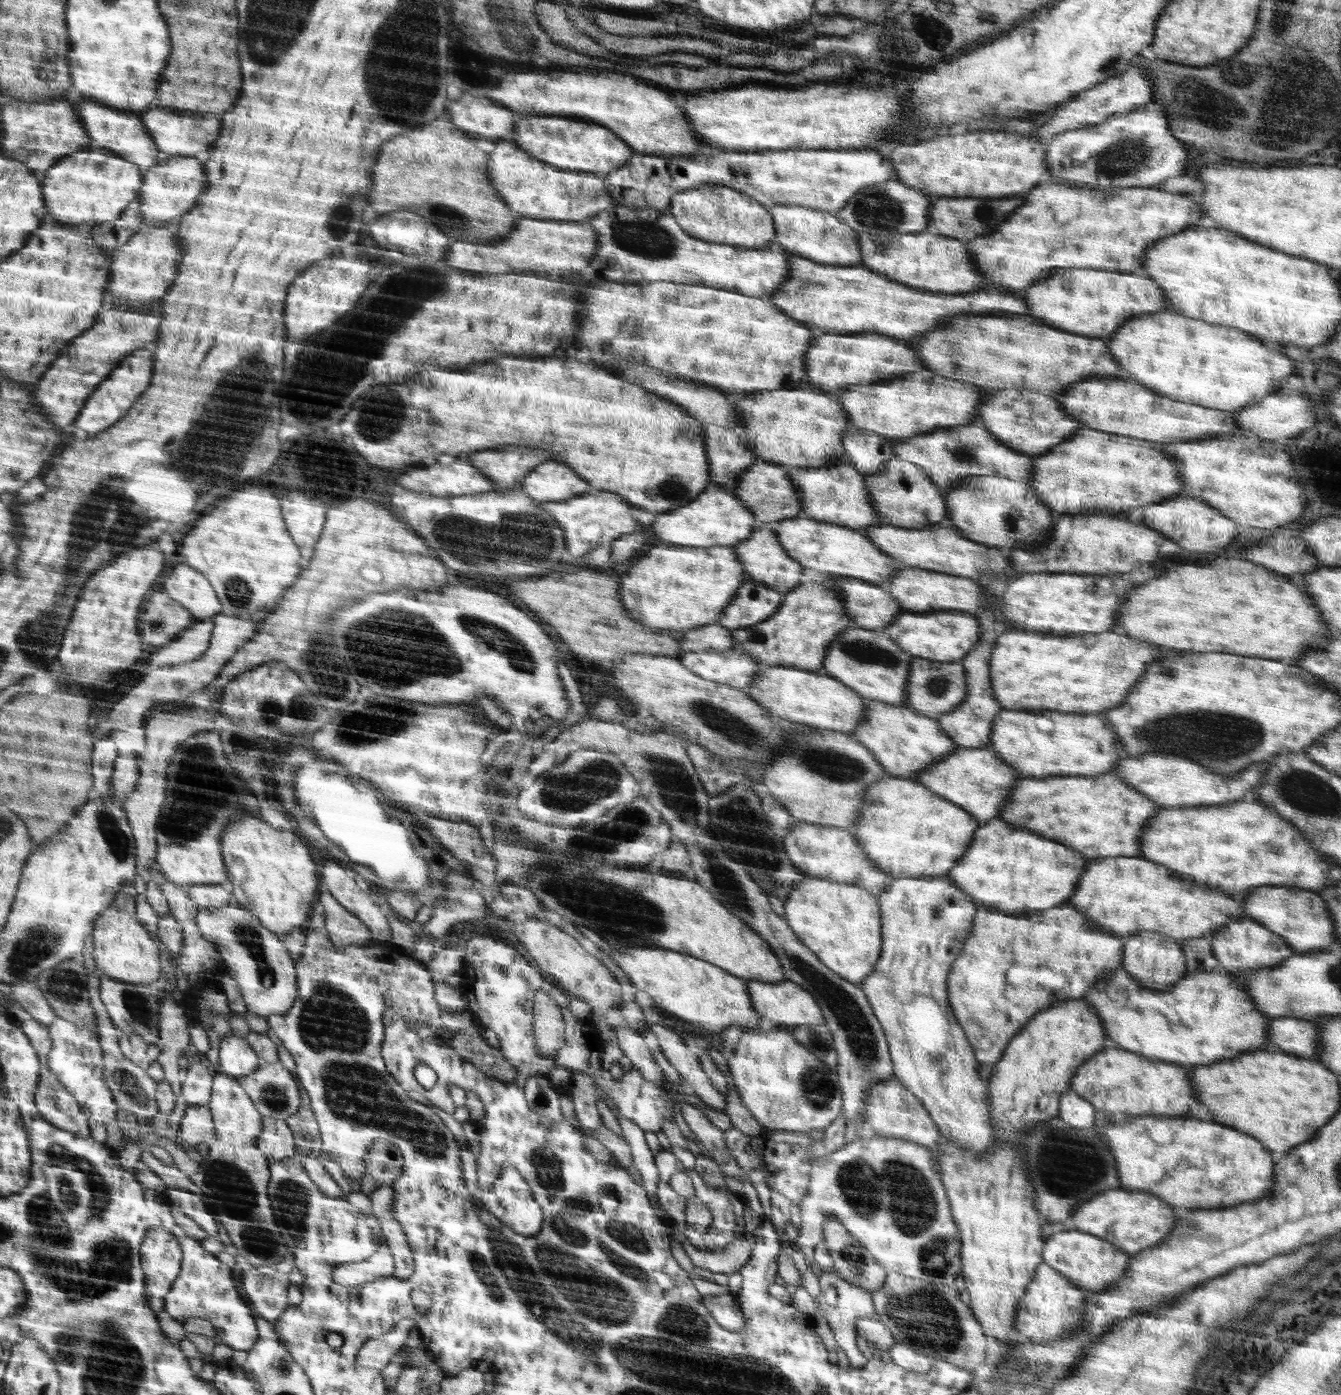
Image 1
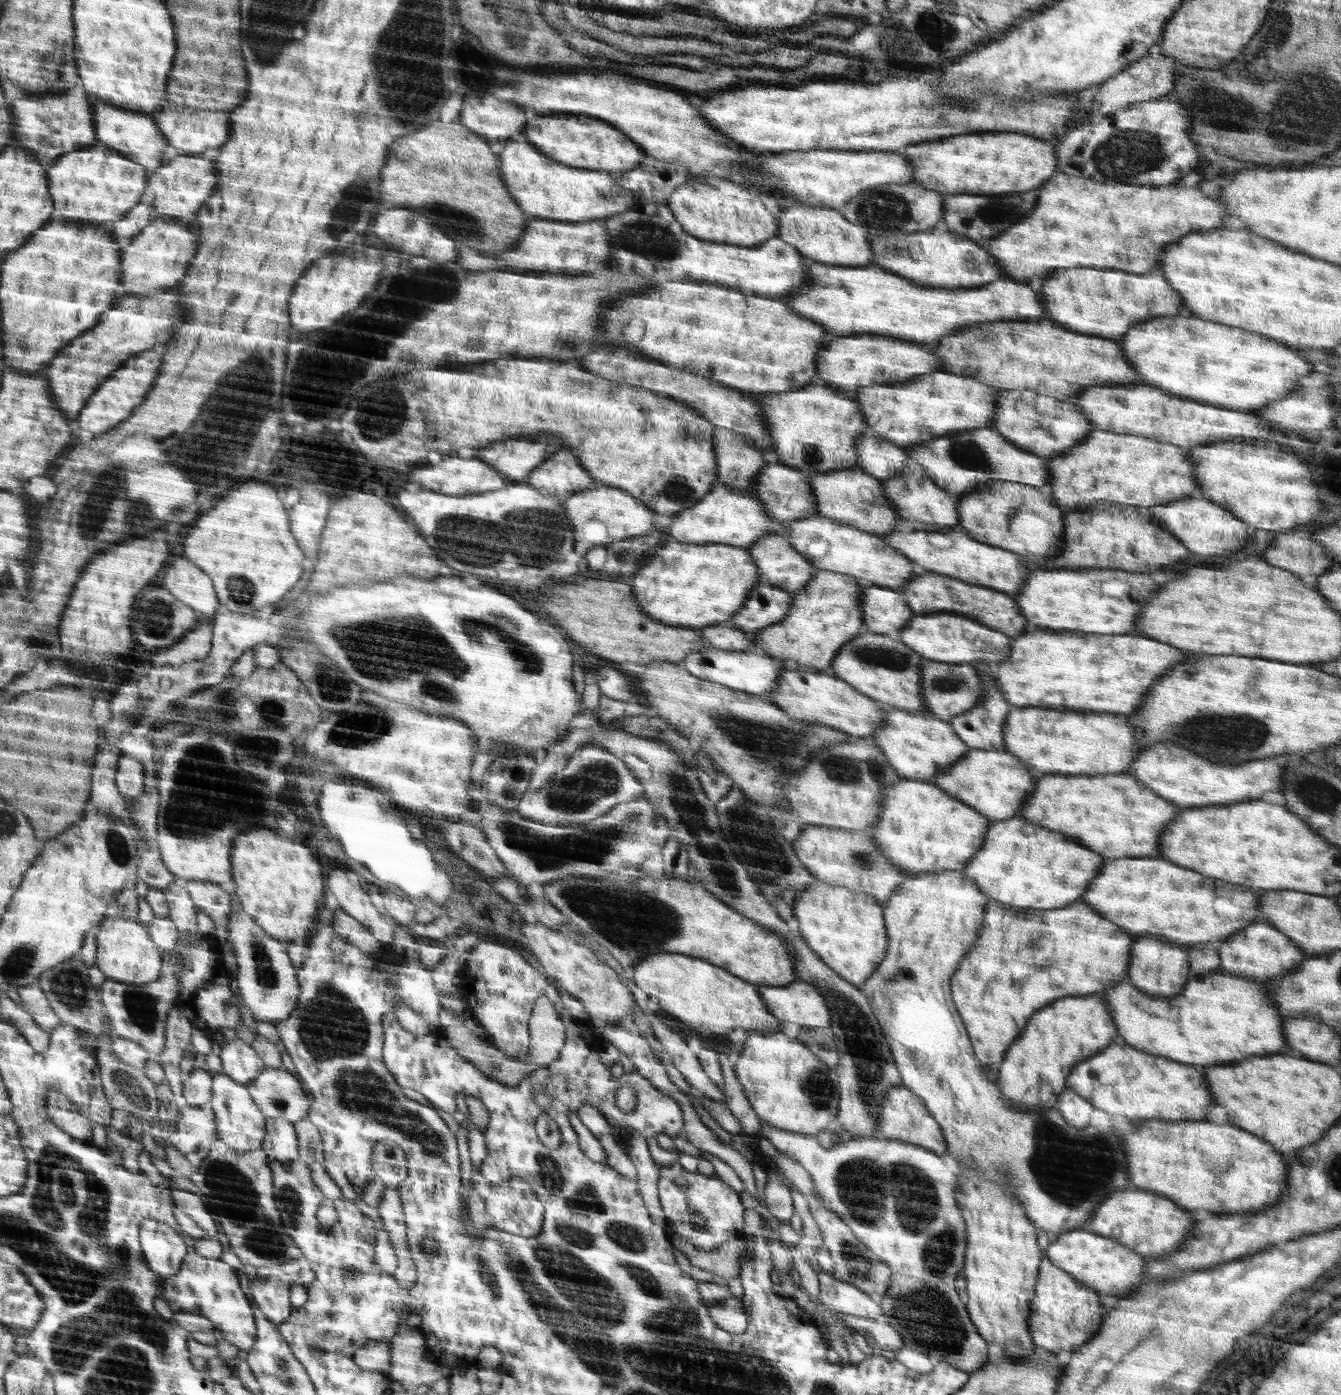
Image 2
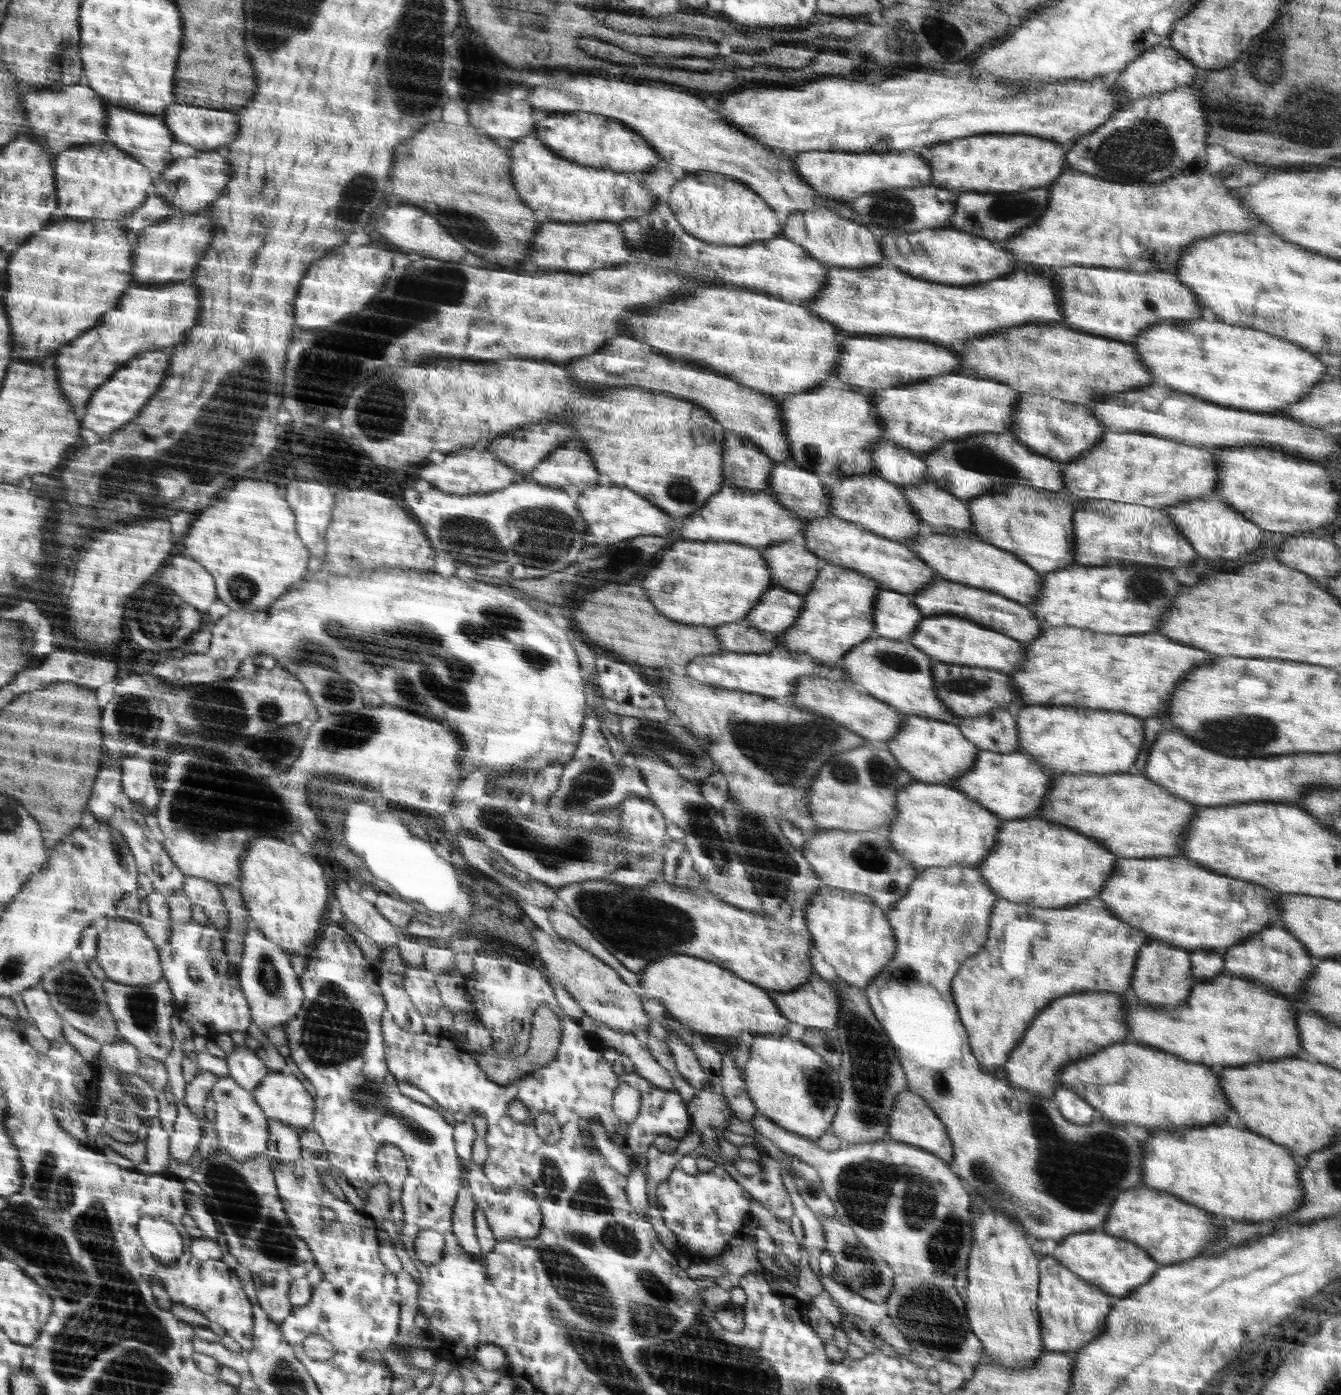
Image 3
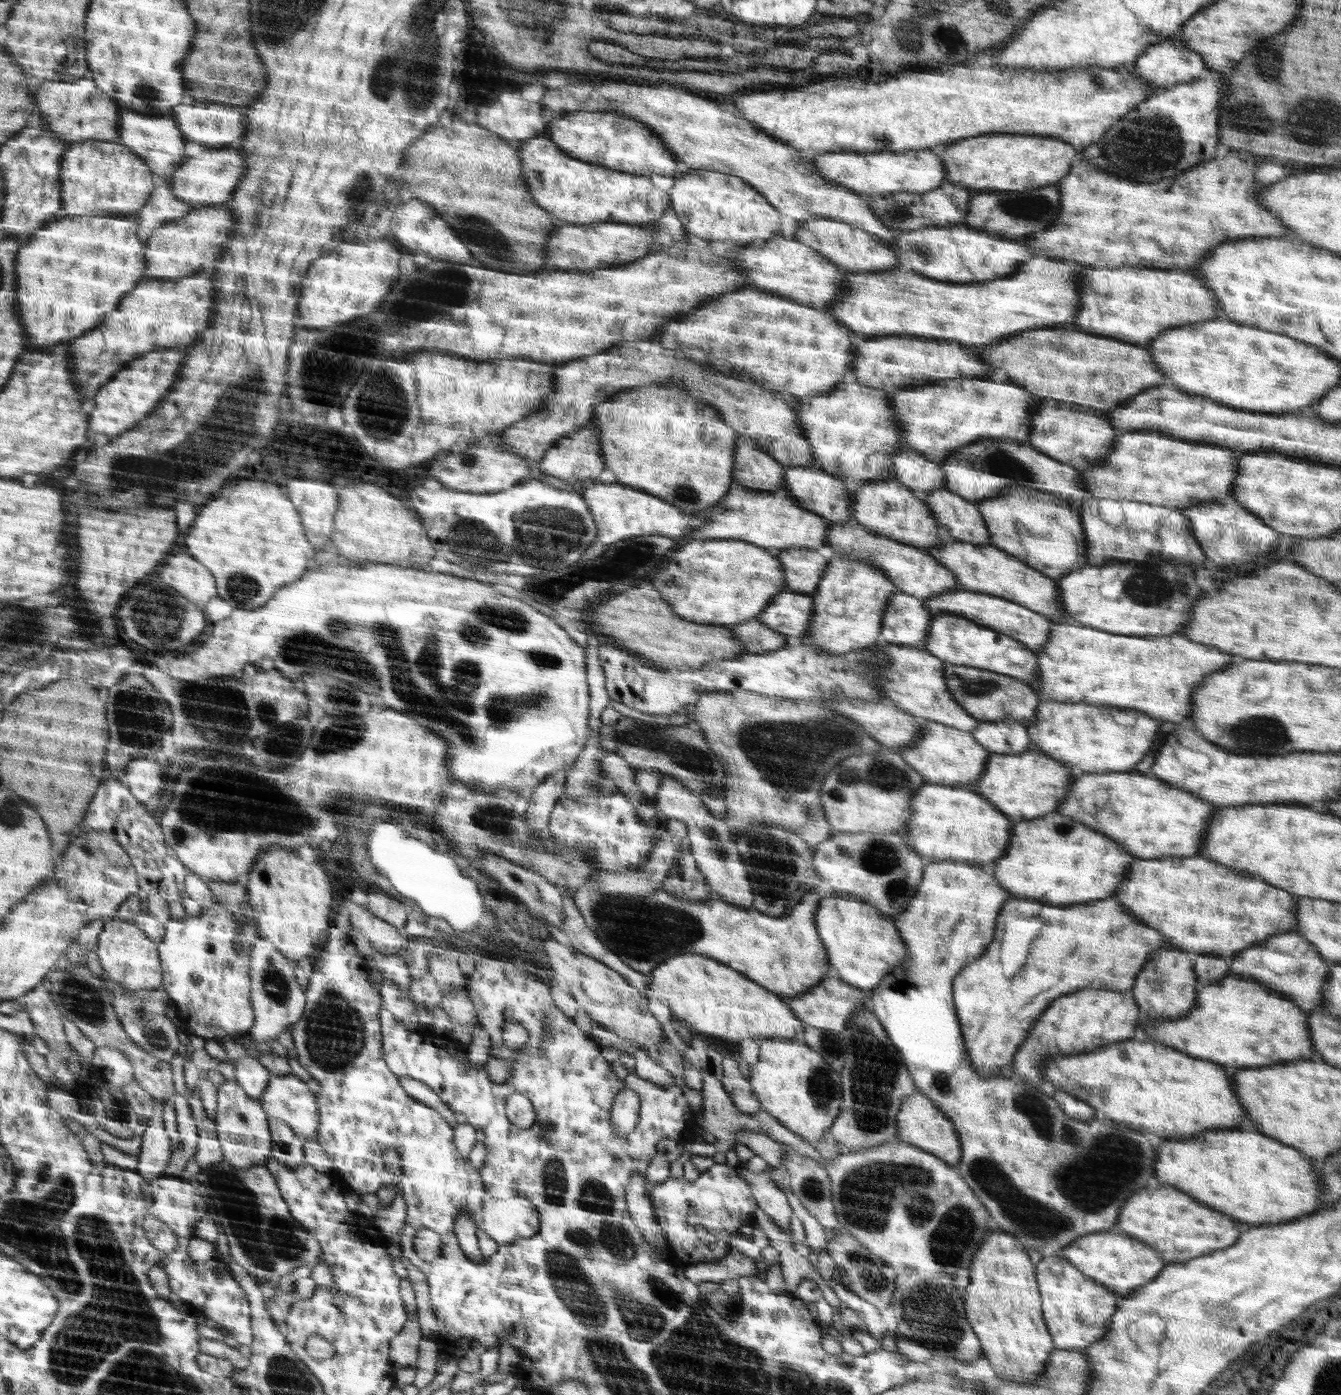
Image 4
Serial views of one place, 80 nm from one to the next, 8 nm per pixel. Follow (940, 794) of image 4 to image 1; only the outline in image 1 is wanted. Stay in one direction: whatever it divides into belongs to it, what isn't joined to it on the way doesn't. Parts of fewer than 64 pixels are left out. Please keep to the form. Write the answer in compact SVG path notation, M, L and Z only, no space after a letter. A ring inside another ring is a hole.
M890 777L880 783L873 784L866 791L865 812L861 819L850 827L861 848L868 853L869 860L878 868L884 869L894 879L914 876L944 876L952 870L961 856L973 846L977 832L981 826L976 816L962 806L938 796L936 792L916 782L914 779Z

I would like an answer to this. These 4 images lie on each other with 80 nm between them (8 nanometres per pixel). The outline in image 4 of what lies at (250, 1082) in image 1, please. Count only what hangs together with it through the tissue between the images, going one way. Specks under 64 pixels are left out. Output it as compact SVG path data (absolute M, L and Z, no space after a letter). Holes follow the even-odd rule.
M272 1076L259 1100L268 1117L286 1122L304 1141L317 1136L320 1130L317 1097L297 1076Z

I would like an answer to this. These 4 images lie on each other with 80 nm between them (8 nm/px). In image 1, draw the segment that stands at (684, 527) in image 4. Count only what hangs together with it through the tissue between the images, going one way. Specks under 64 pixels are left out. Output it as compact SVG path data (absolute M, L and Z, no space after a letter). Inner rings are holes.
M600 490L591 494L596 494L596 496L584 493L584 496L575 496L558 502L546 502L546 504L541 502L544 510L550 516L553 516L553 519L564 529L564 535L567 537L569 545L567 552L572 556L582 557L582 554L586 554L588 550L594 550L602 542L610 542L614 538L618 538L618 536L633 534L633 532L642 530L642 523L632 515L632 510L637 510L638 508L629 504L629 501L624 496L620 496L617 492L608 492L607 490Z

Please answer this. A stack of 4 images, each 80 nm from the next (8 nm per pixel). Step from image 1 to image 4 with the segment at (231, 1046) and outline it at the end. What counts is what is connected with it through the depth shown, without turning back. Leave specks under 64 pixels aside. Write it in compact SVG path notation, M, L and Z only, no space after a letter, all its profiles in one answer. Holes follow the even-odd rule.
M242 1057L232 1062L235 1080L251 1097L256 1100L262 1096L269 1085L271 1072L254 1057Z

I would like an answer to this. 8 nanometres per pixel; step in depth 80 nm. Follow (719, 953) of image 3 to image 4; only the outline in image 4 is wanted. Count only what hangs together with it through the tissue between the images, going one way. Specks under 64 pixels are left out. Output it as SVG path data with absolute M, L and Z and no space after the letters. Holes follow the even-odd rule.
M581 885L577 887L576 890L571 894L572 902L574 907L580 912L580 916L584 919L584 923L588 928L592 929L592 932L606 945L608 950L611 950L618 959L620 959L626 966L641 972L642 974L649 975L661 962L668 960L669 958L680 956L681 954L703 954L704 956L709 956L717 961L721 961L722 964L729 965L730 968L737 969L738 972L745 974L750 979L757 981L758 984L762 985L764 988L769 989L770 992L777 993L783 998L795 997L805 992L808 992L810 988L818 986L824 978L827 976L826 970L830 968L829 956L827 956L827 950L825 949L825 944L822 944L821 937L818 936L818 931L816 927L816 916L818 908L821 906L822 896L818 891L812 893L804 893L798 905L794 907L793 912L789 916L774 918L774 916L766 916L765 913L758 912L756 909L743 909L737 907L736 905L731 905L726 903L724 900L720 899L708 899L705 901L698 901L697 903L687 903L686 901L681 901L678 897L671 895L666 892L663 888L656 889L651 895L646 895L645 897L637 897L636 895L606 895L601 893L594 885Z

